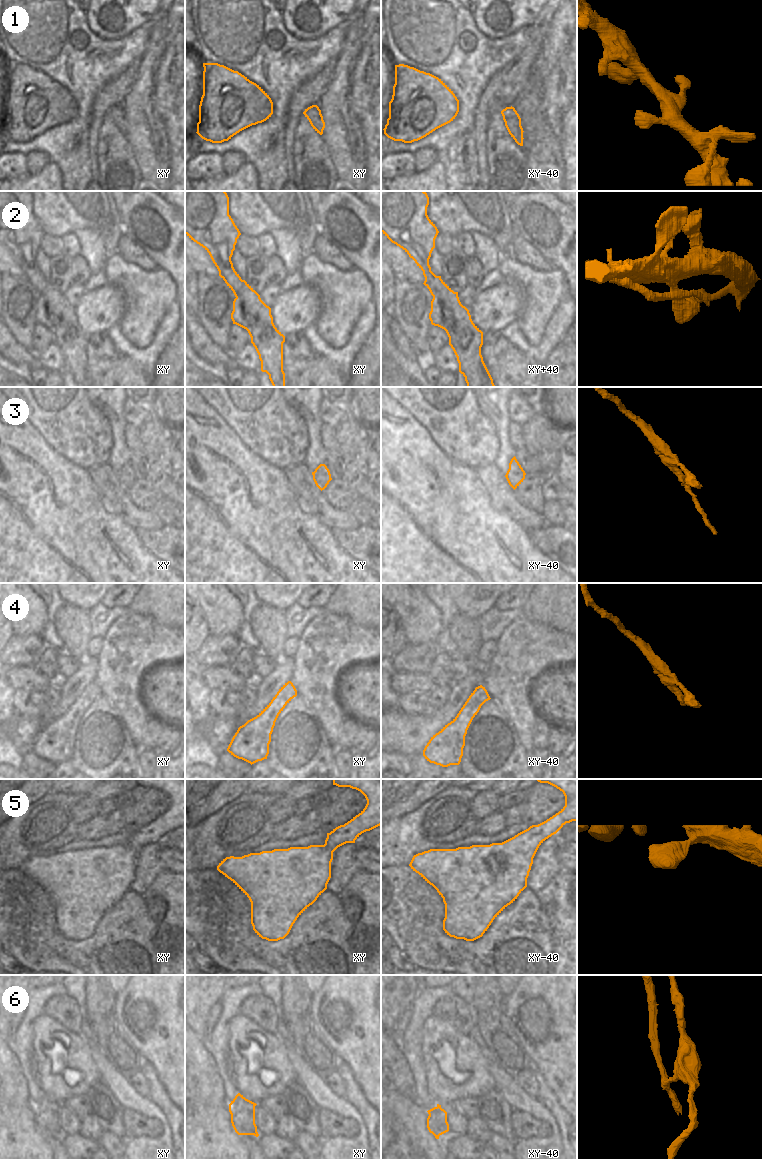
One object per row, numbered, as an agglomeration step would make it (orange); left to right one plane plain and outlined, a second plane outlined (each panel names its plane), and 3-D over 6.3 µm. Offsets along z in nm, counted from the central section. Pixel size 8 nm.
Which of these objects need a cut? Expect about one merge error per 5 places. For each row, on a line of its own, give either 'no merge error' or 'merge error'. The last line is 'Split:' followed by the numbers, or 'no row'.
1: no merge error
2: merge error
3: no merge error
4: no merge error
5: no merge error
6: merge error
Split: 2, 6

